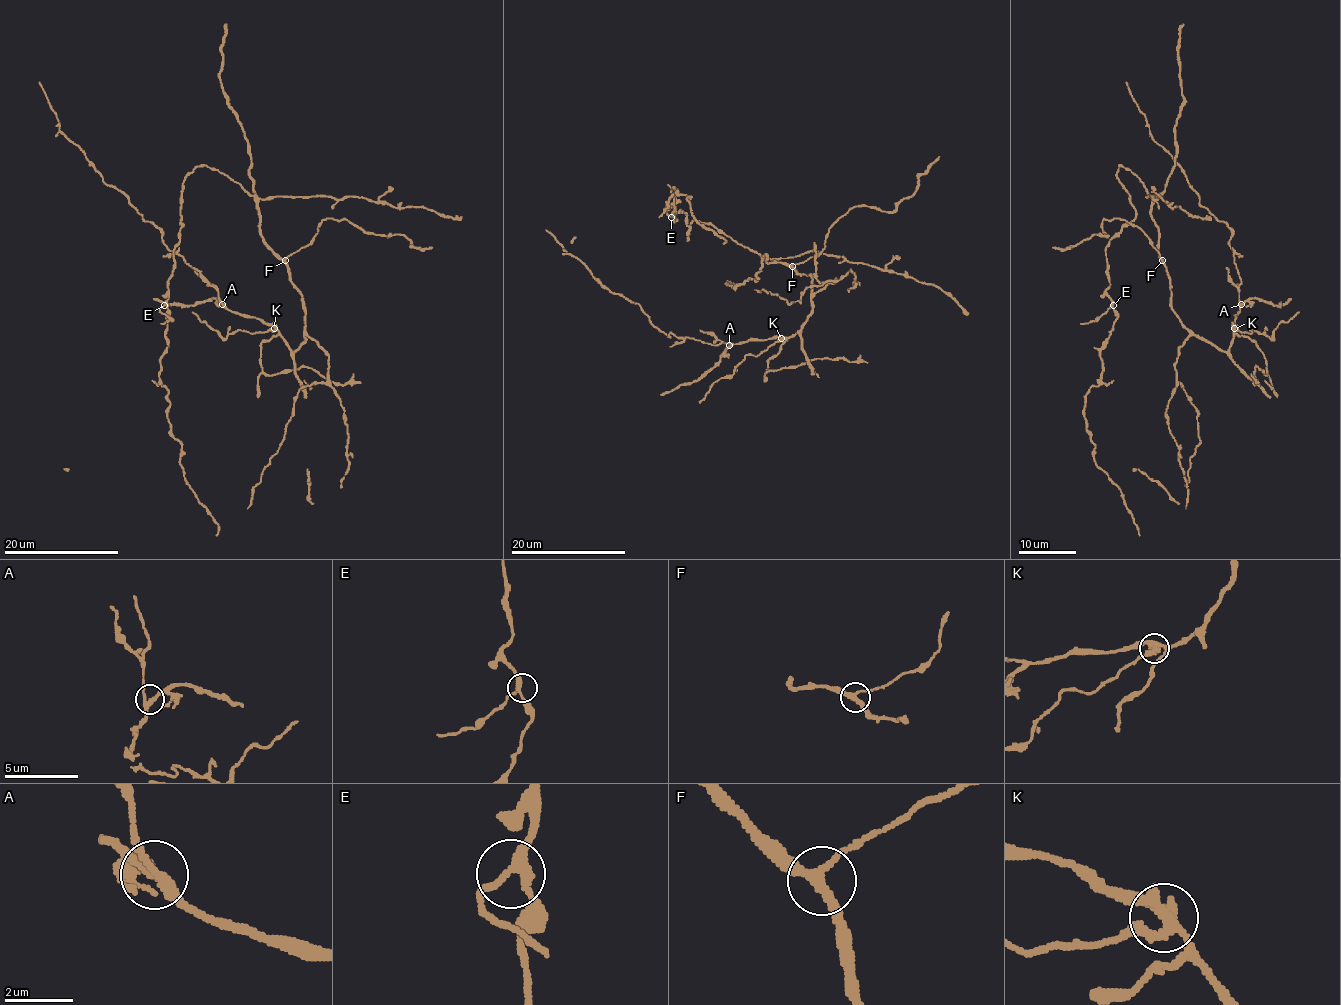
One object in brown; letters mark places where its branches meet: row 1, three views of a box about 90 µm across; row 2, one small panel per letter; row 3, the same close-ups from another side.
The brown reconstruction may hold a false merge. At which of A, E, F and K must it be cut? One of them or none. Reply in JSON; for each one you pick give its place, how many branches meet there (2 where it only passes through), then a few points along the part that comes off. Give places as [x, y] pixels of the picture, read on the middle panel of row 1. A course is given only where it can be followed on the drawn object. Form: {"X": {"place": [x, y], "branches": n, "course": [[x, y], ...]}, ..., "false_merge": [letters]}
{"K": {"place": [781, 338], "branches": 3, "course": [[782, 338], [759, 354], [746, 355], [730, 375], [719, 378], [699, 402]]}, "false_merge": ["K"]}

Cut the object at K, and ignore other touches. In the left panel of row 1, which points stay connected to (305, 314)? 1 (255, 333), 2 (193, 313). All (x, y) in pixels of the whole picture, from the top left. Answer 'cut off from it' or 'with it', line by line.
1: cut off from it
2: cut off from it

